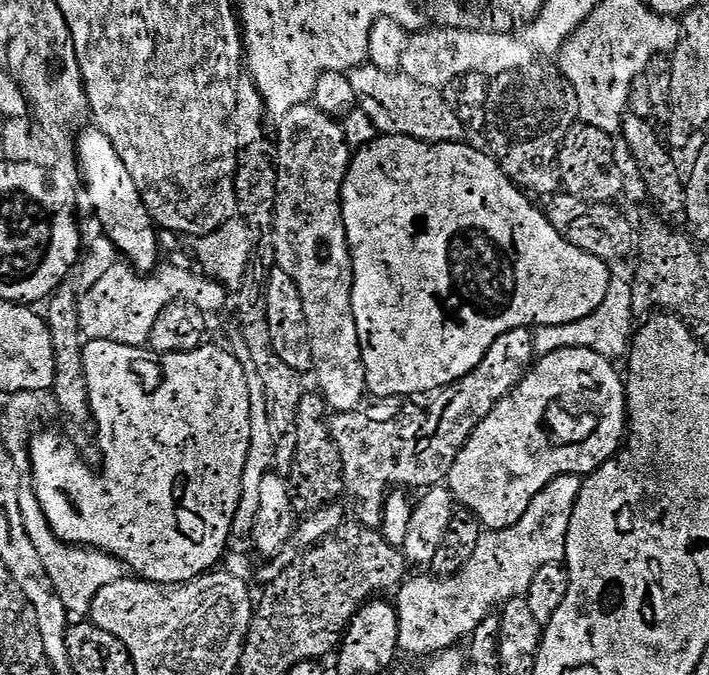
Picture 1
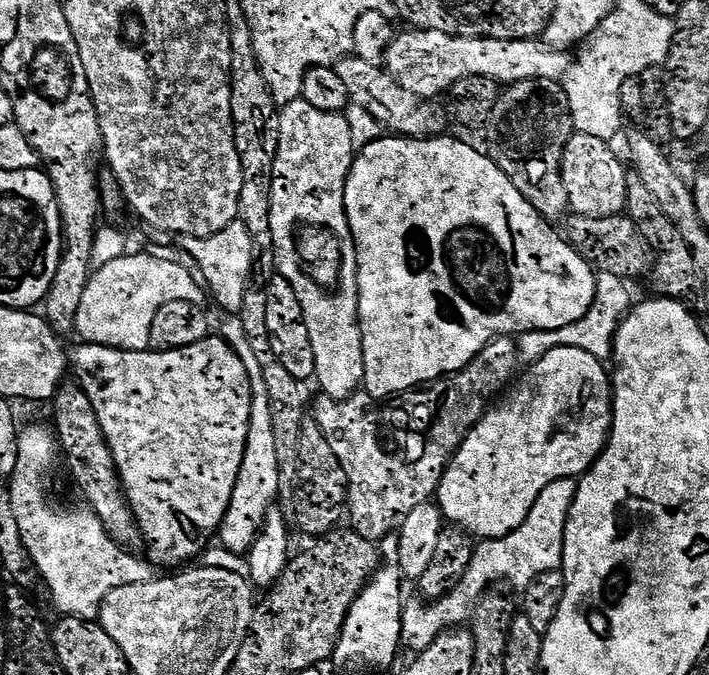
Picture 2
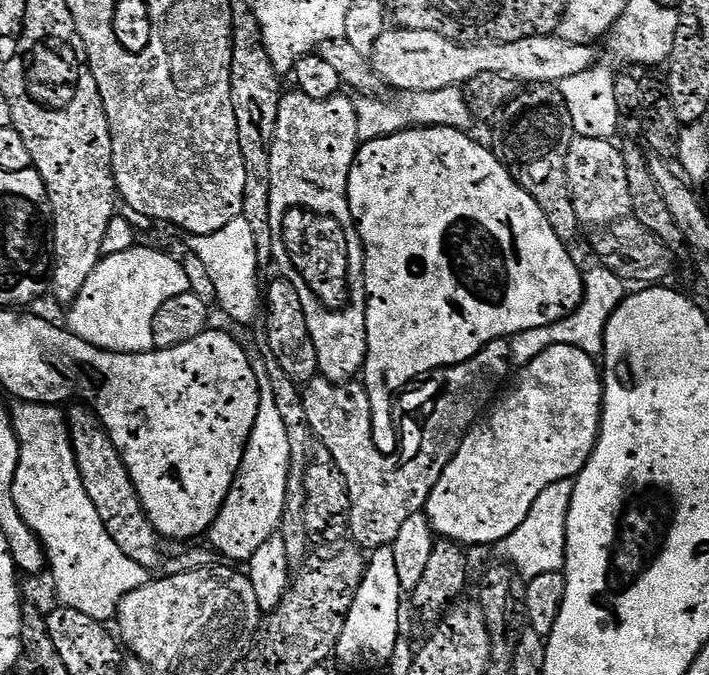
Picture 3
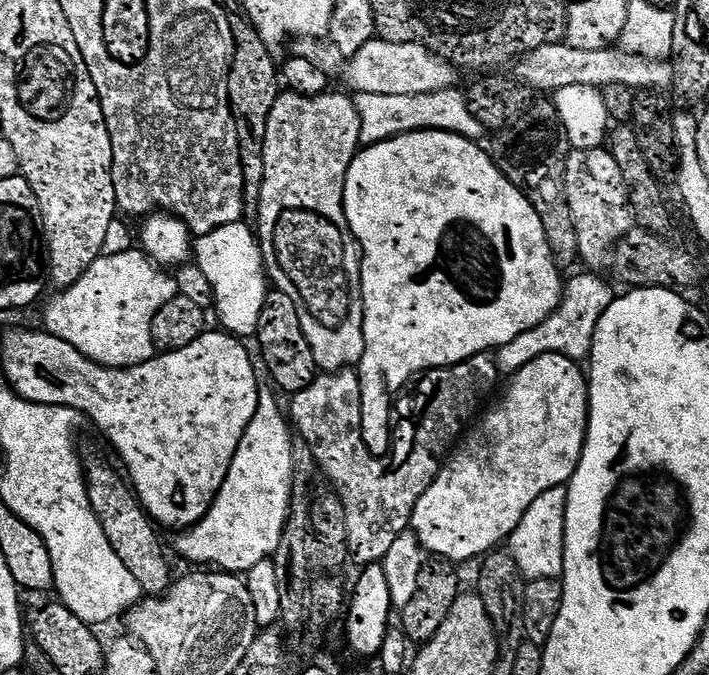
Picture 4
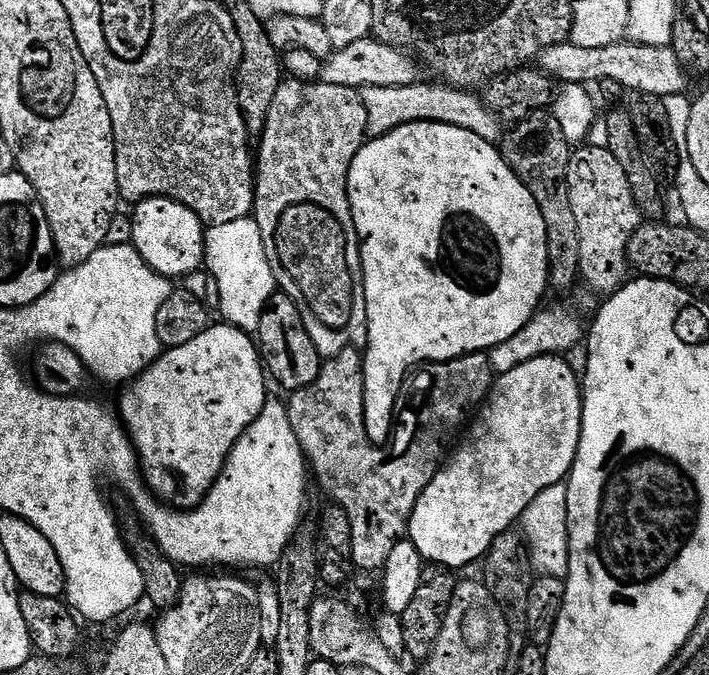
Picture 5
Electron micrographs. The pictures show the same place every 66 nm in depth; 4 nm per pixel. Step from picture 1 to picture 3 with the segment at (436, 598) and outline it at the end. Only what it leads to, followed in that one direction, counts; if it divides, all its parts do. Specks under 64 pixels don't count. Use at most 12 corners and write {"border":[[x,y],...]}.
{"border":[[572,480],[554,482],[495,545],[525,581],[561,571]]}

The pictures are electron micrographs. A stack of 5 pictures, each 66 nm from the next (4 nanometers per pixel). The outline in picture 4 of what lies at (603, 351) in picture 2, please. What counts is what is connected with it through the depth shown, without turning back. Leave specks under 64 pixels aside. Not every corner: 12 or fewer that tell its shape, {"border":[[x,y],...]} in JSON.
{"border":[[587,270],[546,322],[518,334],[513,369],[551,352],[591,353],[614,291]]}

